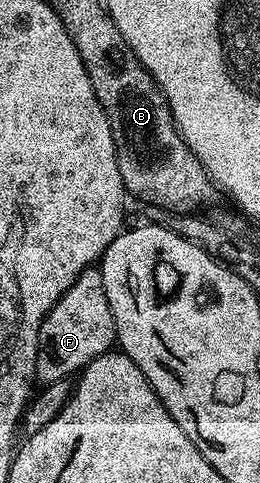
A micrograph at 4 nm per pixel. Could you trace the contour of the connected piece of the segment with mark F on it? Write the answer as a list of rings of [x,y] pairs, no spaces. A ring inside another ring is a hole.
[[[87,268],[71,287],[67,287],[39,327],[36,380],[42,383],[64,381],[80,374],[96,357],[110,352],[116,340],[117,328],[111,315],[111,303],[107,303],[107,287],[103,287],[101,270]]]

